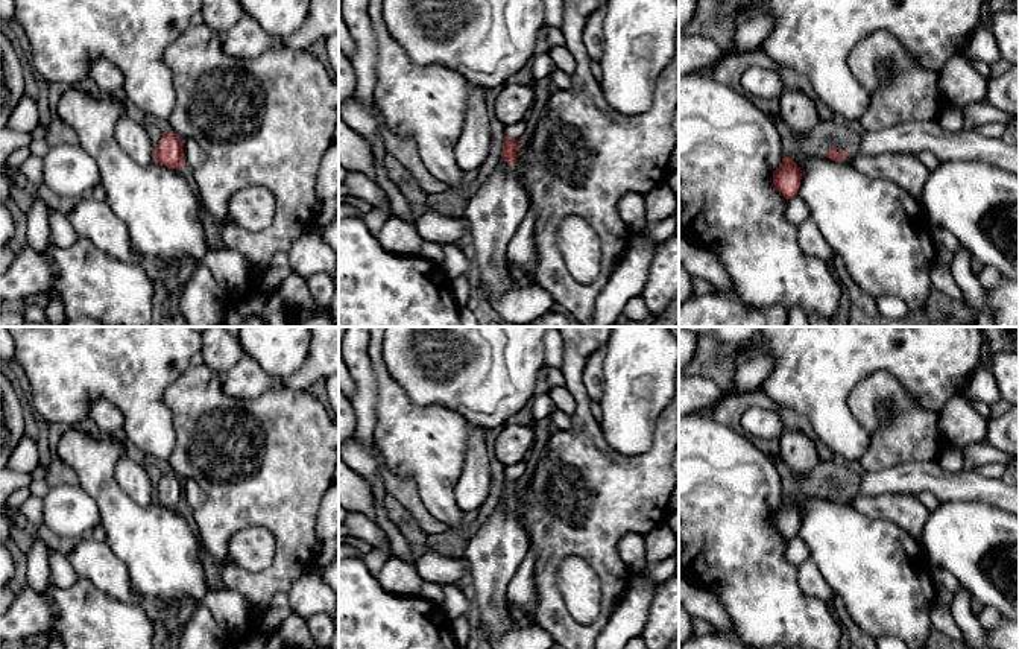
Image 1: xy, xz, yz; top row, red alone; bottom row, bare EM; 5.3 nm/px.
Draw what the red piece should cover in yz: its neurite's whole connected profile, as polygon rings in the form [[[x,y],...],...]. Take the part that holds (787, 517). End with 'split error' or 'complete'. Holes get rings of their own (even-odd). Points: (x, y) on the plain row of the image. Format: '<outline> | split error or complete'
[[[790,497],[782,499],[781,506],[773,512],[773,526],[787,541],[797,535],[800,520],[802,511]]] | complete

